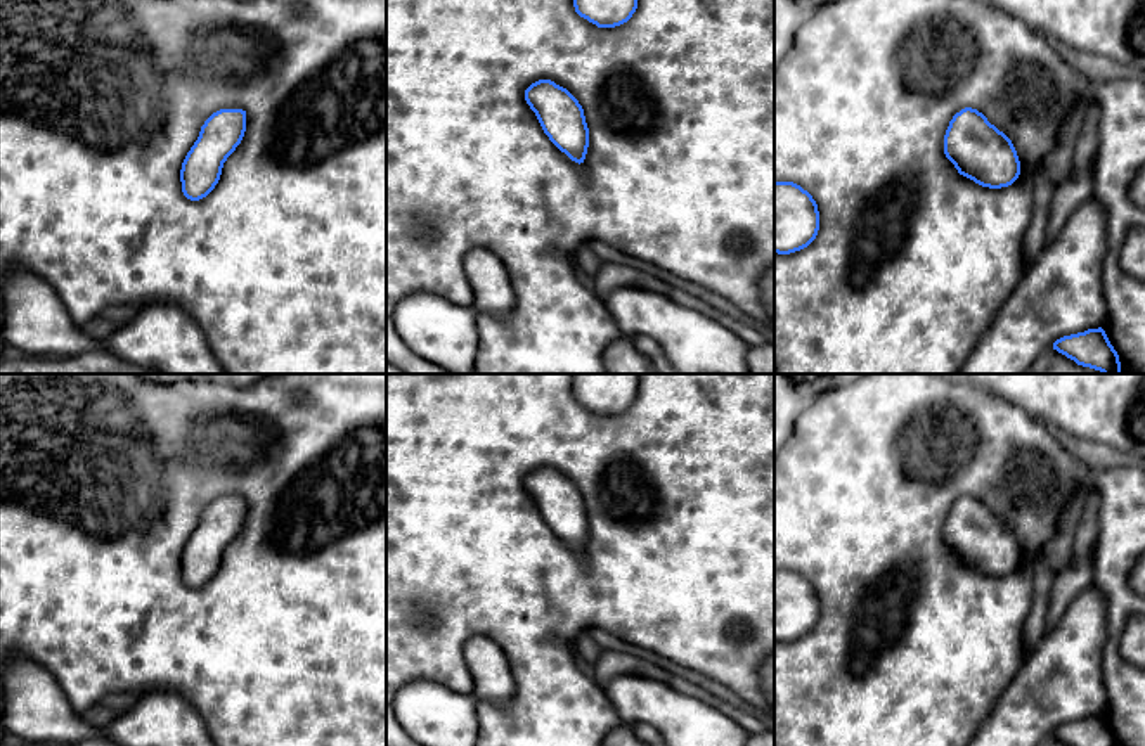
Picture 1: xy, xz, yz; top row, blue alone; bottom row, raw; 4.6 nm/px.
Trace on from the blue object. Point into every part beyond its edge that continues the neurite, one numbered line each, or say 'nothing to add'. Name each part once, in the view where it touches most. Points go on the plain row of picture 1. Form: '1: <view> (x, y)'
nothing to add

